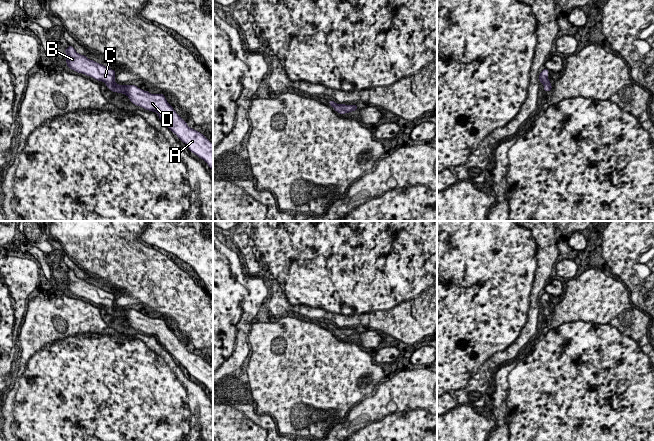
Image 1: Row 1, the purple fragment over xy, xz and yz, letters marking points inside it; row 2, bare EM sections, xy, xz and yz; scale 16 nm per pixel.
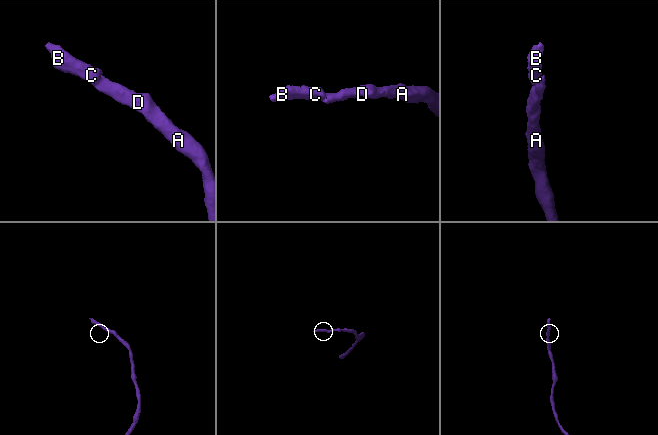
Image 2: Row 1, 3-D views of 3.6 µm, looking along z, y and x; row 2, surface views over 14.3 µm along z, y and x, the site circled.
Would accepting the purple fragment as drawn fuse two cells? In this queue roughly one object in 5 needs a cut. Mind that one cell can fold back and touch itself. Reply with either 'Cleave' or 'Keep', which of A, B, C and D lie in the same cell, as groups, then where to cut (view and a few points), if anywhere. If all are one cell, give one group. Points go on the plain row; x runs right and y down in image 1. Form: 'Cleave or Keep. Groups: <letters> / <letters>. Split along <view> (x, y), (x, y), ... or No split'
Keep. Groups: A B C D. No split

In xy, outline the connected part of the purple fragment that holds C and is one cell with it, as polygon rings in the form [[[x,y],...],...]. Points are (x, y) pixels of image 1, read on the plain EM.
[[[72,270],[65,273],[65,276],[67,290],[70,293],[103,305],[111,315],[127,319],[133,328],[157,336],[159,343],[187,369],[192,377],[205,384],[213,394],[213,368],[200,356],[189,352],[163,318],[150,318],[135,309],[116,308],[114,294],[78,278]]]

